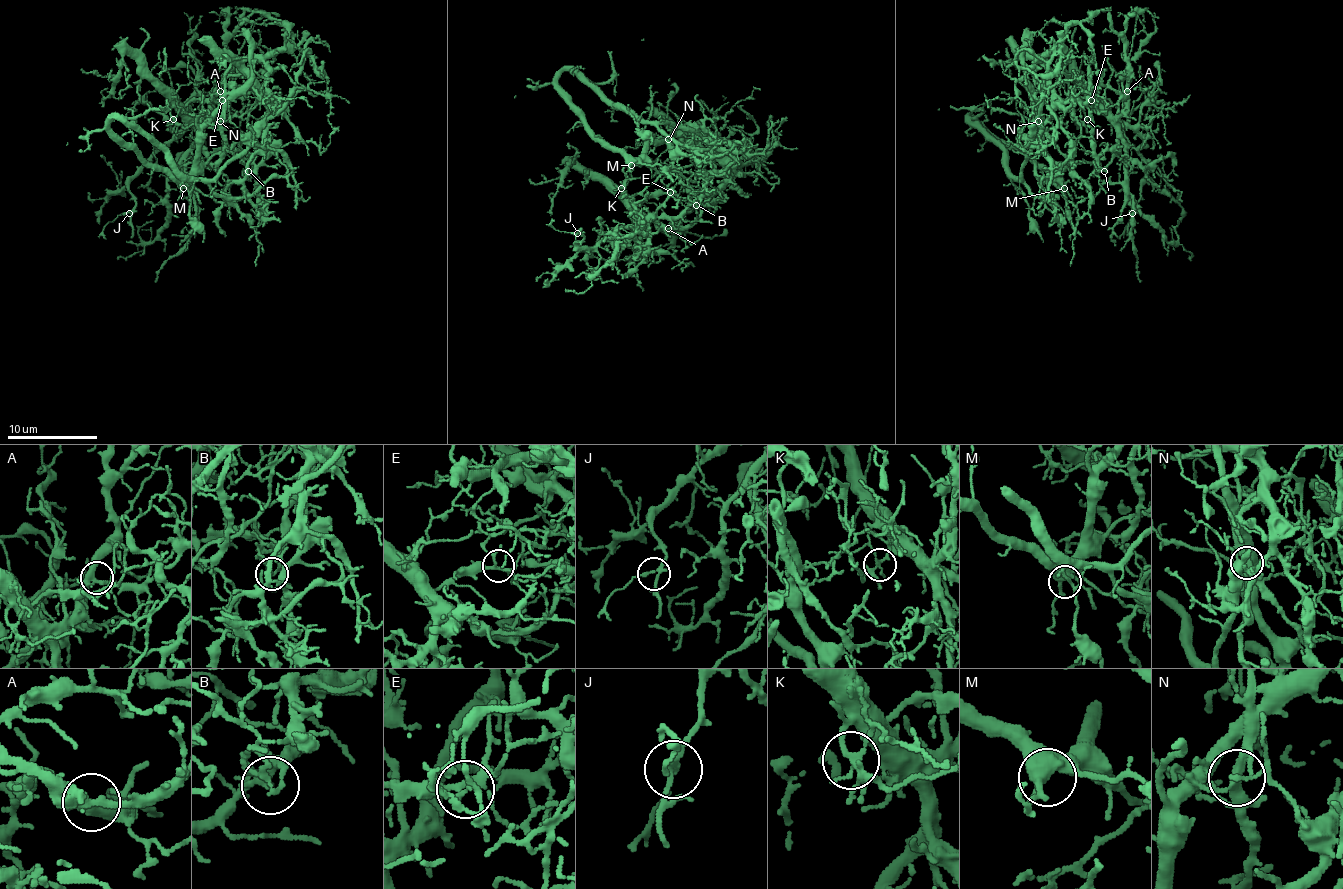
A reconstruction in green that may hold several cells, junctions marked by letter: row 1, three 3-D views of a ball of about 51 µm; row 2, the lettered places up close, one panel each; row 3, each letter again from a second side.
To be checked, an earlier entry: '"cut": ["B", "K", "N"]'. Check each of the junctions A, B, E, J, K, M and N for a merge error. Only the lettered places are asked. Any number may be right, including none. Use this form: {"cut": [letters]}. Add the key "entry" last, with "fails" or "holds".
{"cut": ["B", "K", "N"], "entry": "holds"}

